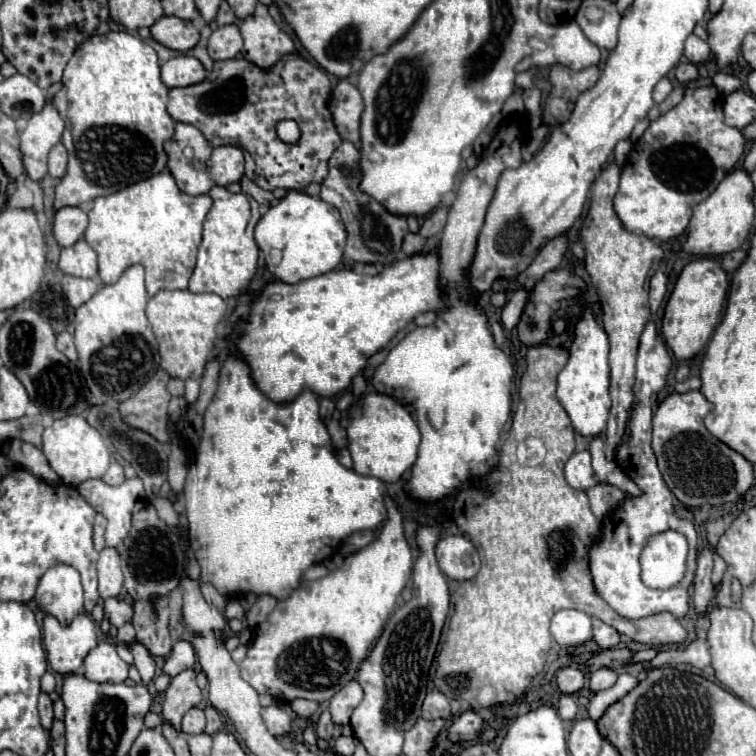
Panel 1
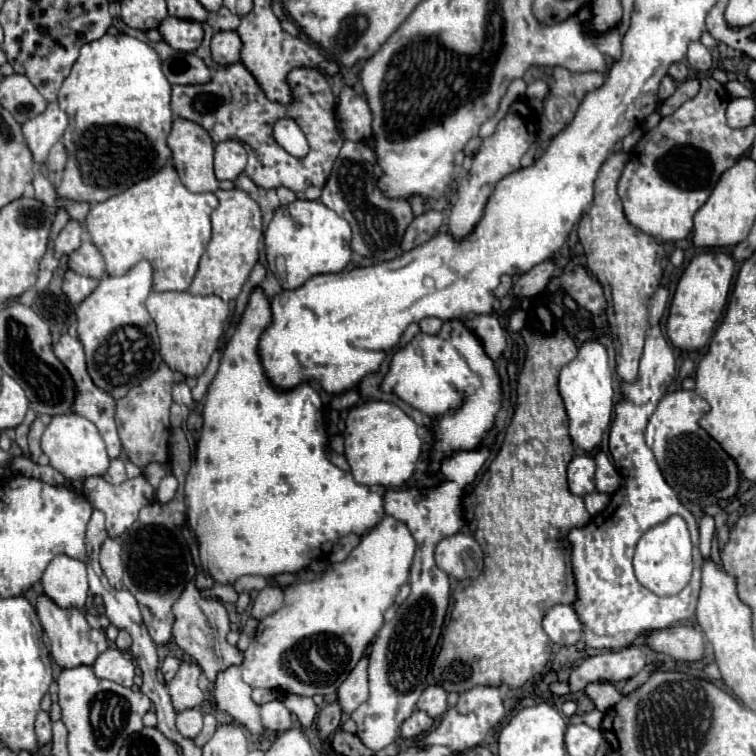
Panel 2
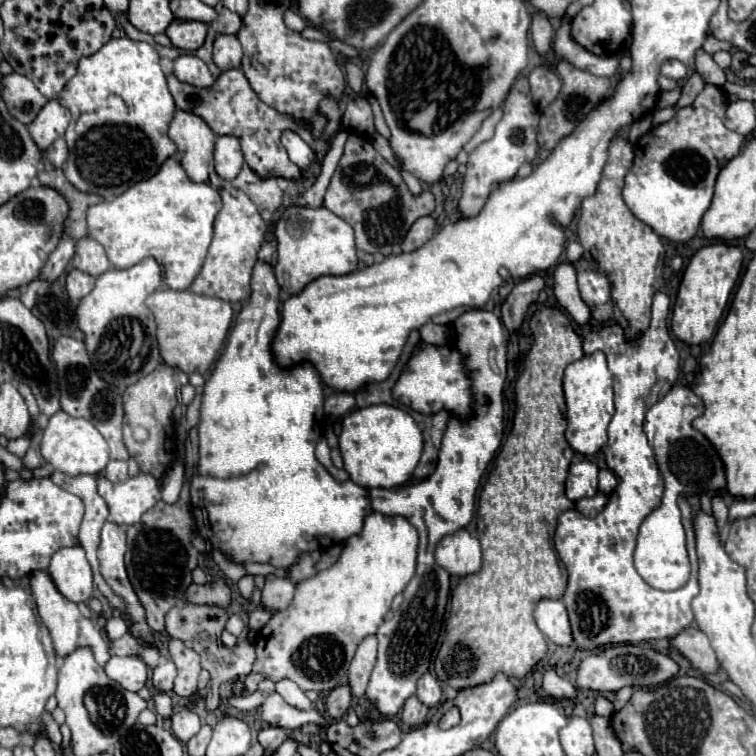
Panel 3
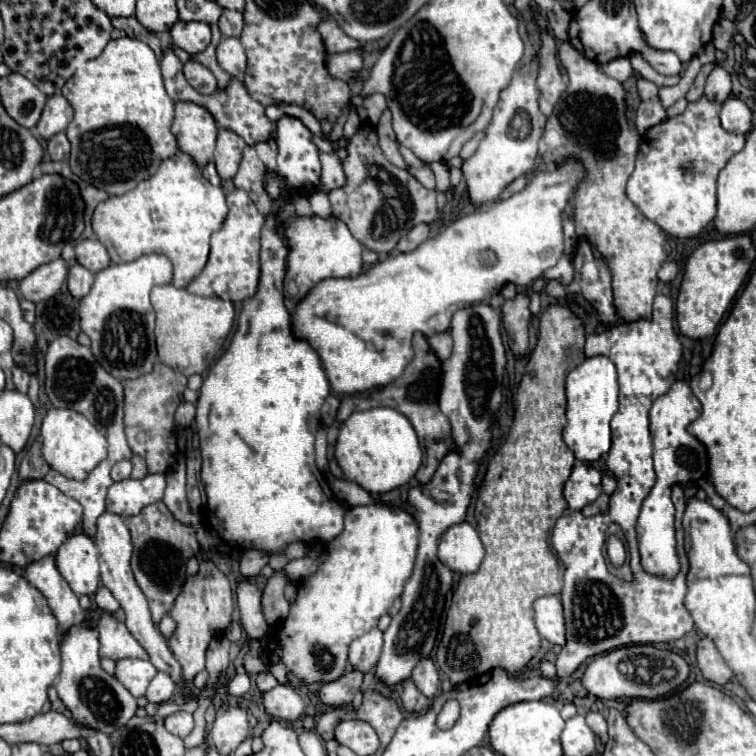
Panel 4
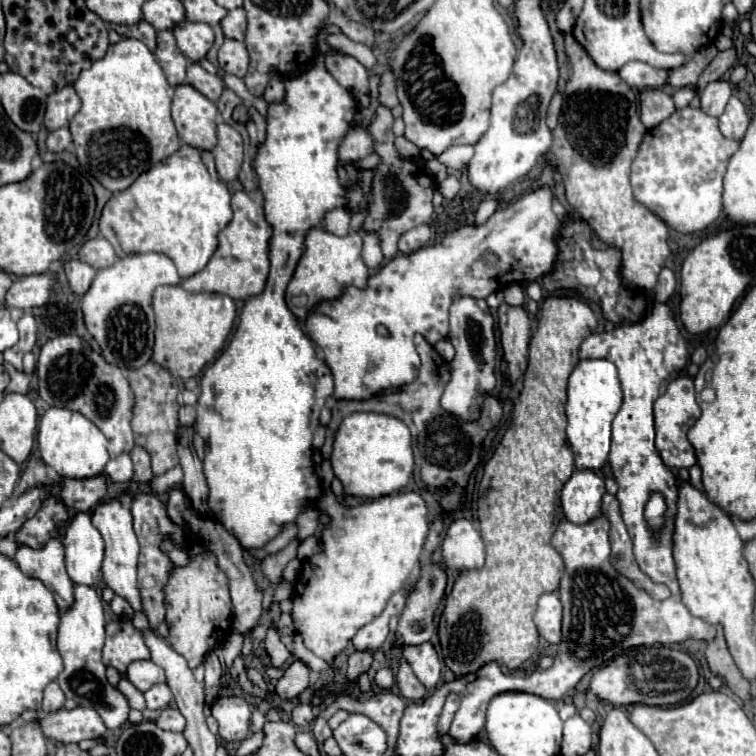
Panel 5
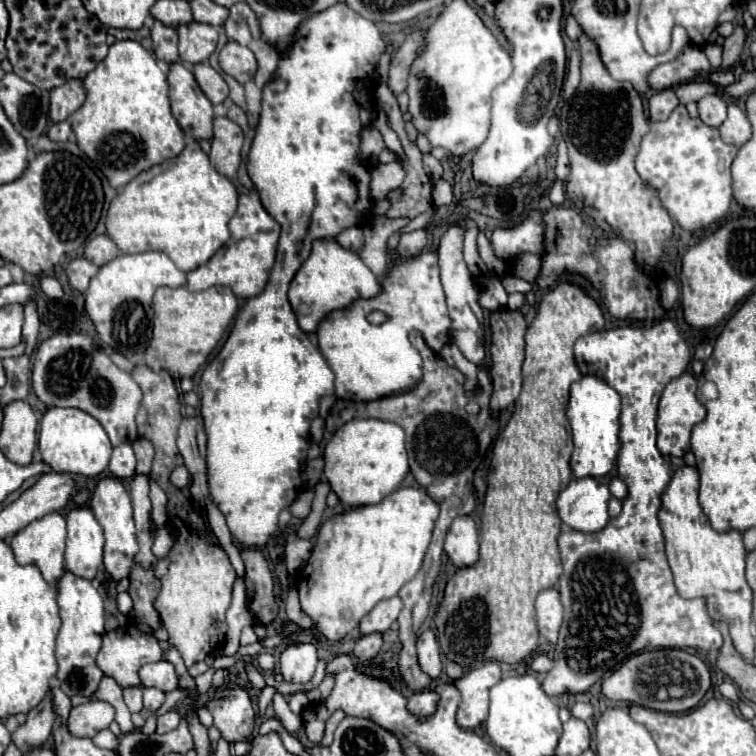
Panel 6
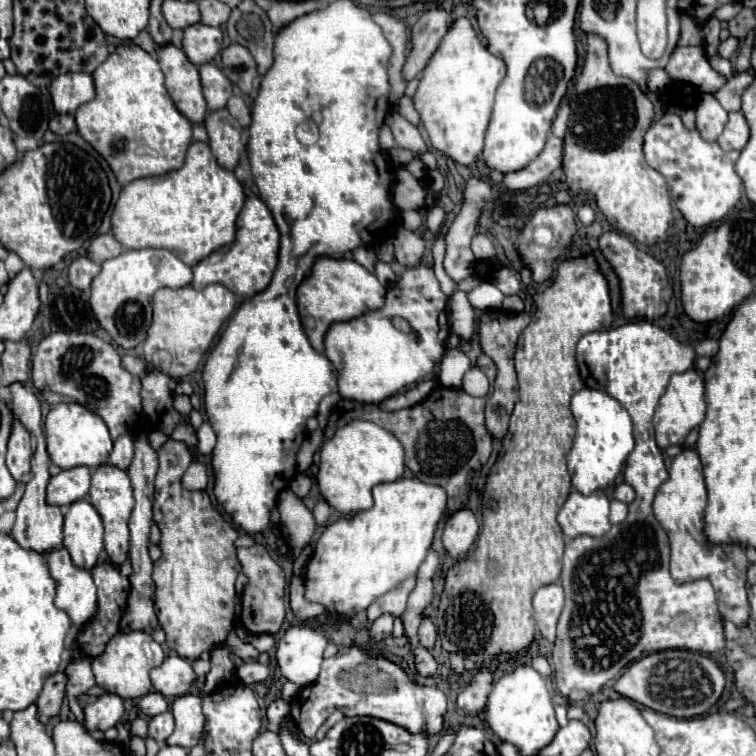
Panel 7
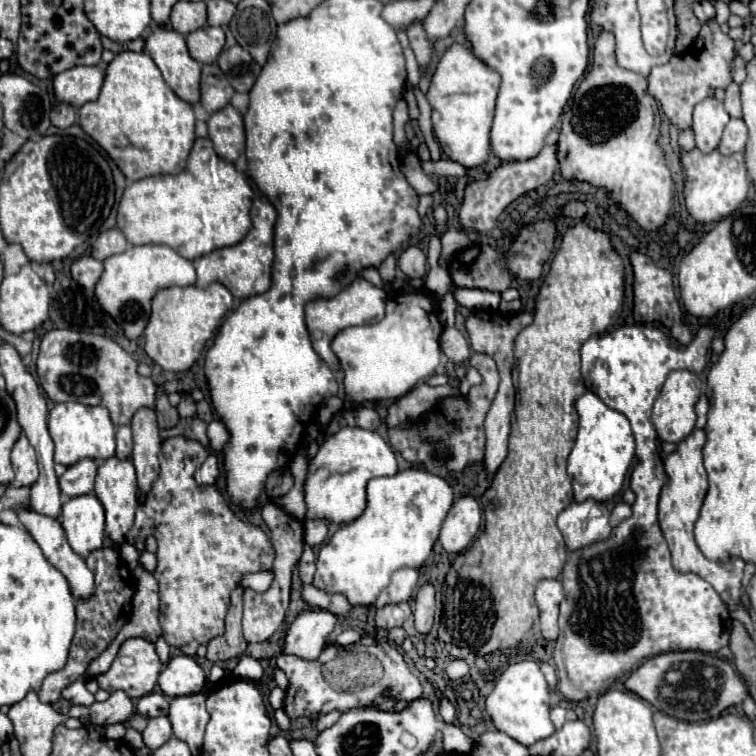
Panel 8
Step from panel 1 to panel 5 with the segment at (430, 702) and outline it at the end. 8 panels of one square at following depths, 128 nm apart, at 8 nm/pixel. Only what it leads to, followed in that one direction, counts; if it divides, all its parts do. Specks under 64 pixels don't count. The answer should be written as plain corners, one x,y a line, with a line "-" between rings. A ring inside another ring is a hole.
426,642
422,646
408,646
402,652
402,656
412,666
416,678
428,690
434,690
438,686
442,664
440,664
440,658
438,658
438,654
436,654
436,650
434,650
434,646
430,642

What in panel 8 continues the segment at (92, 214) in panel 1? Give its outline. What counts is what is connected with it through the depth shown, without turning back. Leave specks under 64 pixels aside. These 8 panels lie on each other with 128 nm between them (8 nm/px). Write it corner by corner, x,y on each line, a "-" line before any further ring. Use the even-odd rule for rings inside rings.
196,138
188,156
186,168
178,176
150,176
132,182
120,200
116,226
128,238
130,244
166,244
178,250
182,258
194,260
220,246
232,246
248,234
252,228
250,220
252,206
252,188
246,182
246,176
236,172
234,164
218,158
208,138

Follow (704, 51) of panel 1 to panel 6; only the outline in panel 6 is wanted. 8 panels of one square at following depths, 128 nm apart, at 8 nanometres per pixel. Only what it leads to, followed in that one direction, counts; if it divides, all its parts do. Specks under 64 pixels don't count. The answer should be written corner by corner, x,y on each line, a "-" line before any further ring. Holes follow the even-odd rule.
706,94
700,102
698,102
698,112
704,124
718,128
724,118
726,118
726,102
720,94

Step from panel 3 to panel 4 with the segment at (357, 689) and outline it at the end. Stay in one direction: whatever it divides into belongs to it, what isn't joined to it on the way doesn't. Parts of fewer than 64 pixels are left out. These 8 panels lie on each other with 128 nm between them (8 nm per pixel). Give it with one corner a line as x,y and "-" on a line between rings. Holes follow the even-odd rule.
378,628
356,638
350,646
352,668
366,674
368,670
372,670
376,666
376,662
380,658
380,650
382,650
382,632

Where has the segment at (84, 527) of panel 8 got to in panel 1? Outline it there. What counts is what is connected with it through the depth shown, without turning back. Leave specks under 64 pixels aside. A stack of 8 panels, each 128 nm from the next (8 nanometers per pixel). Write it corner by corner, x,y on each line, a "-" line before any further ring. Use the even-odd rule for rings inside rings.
66,564
50,568
38,584
36,604
44,614
52,614
58,622
72,622
72,618
82,612
84,604
80,574

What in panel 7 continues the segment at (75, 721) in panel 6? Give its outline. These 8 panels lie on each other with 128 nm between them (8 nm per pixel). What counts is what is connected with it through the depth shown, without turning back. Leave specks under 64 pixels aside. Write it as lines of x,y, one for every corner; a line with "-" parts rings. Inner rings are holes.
116,694
100,696
96,702
84,706
84,728
94,730
108,730
124,718
124,700

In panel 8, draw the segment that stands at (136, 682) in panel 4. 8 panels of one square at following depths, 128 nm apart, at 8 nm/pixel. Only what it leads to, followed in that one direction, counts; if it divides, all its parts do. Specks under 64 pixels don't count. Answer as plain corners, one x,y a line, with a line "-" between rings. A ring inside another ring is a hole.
182,654
170,658
170,662
164,666
158,676
158,686
170,698
198,694
206,688
206,674
190,656

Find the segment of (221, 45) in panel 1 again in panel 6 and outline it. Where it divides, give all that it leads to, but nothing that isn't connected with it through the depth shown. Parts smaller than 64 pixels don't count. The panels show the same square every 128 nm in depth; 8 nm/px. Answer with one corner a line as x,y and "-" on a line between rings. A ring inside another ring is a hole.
228,42
220,50
220,68
232,78
236,78
240,84
244,84
256,74
256,58
250,48
238,42

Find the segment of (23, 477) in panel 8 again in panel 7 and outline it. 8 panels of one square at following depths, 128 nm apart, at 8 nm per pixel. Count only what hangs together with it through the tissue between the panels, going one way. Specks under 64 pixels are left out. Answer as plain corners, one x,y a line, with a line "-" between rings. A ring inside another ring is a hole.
12,422
12,432
8,438
8,454
6,454
6,464
12,476
20,482
24,474
30,472
30,458
32,458
32,448
30,448
30,434
24,430
22,422

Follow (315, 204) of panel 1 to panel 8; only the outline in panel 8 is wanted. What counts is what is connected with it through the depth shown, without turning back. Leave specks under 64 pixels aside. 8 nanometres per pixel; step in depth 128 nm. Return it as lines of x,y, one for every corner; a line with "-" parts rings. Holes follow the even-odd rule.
356,278
356,282
352,282
352,286
346,286
344,290
340,290
340,294
336,294
332,298
316,298
316,300
310,300
304,306
306,326
308,326
308,332
310,332
312,346
332,370
340,370
340,362
334,356
334,352
330,350
332,338
348,326
380,322
384,318
384,304
386,304
386,292
382,288
376,288
374,284
370,284
364,278

